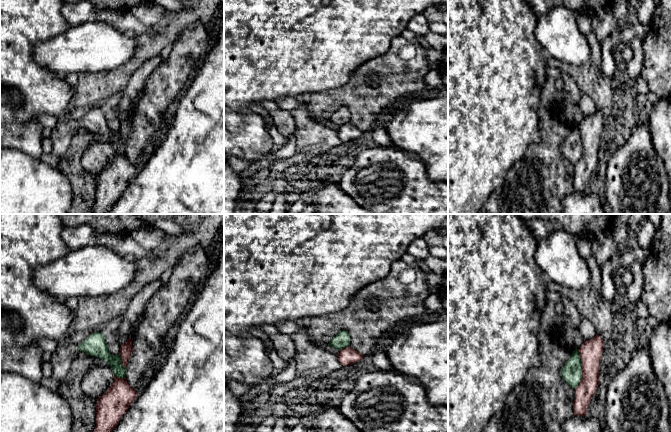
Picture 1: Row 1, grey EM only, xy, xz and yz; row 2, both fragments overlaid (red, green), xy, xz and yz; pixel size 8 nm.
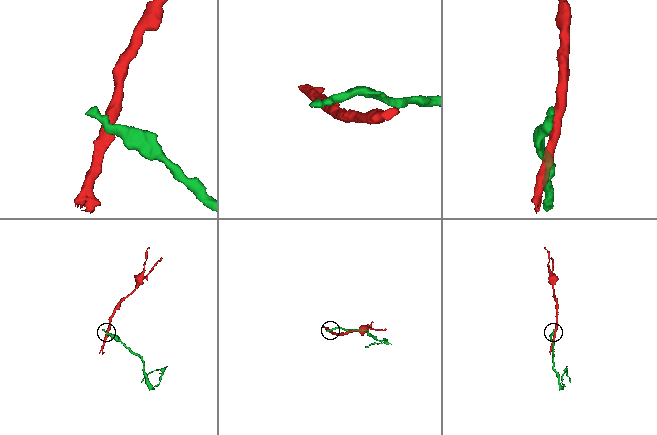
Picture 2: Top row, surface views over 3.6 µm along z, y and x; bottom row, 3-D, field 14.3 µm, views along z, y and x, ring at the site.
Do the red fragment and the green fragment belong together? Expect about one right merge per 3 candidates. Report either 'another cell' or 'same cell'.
another cell

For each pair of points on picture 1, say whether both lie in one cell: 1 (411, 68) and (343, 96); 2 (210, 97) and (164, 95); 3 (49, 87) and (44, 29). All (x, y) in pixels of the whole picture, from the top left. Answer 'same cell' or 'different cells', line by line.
1: same cell
2: different cells
3: same cell

